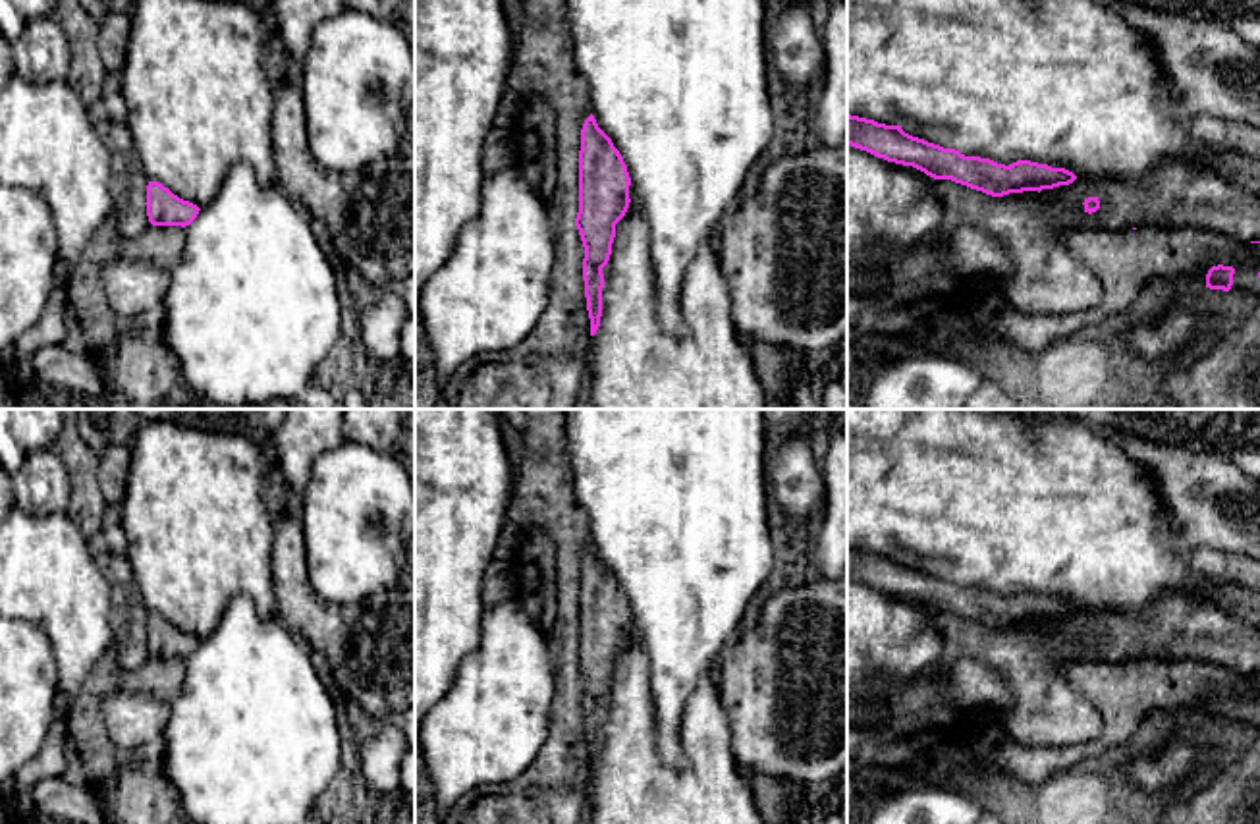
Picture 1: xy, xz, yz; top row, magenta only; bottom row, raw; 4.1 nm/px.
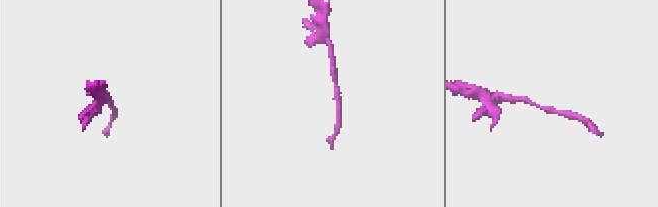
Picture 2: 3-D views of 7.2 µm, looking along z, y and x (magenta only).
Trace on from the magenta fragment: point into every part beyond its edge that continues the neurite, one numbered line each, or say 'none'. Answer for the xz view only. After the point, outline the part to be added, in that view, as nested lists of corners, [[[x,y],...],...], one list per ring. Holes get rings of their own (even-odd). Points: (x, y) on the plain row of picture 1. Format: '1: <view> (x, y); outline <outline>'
none

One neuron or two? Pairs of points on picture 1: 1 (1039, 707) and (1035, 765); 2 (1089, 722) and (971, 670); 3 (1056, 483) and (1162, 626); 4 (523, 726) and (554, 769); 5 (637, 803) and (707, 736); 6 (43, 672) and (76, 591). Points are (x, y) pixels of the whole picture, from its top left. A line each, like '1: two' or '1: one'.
1: two
2: two
3: two
4: two
5: one
6: two

